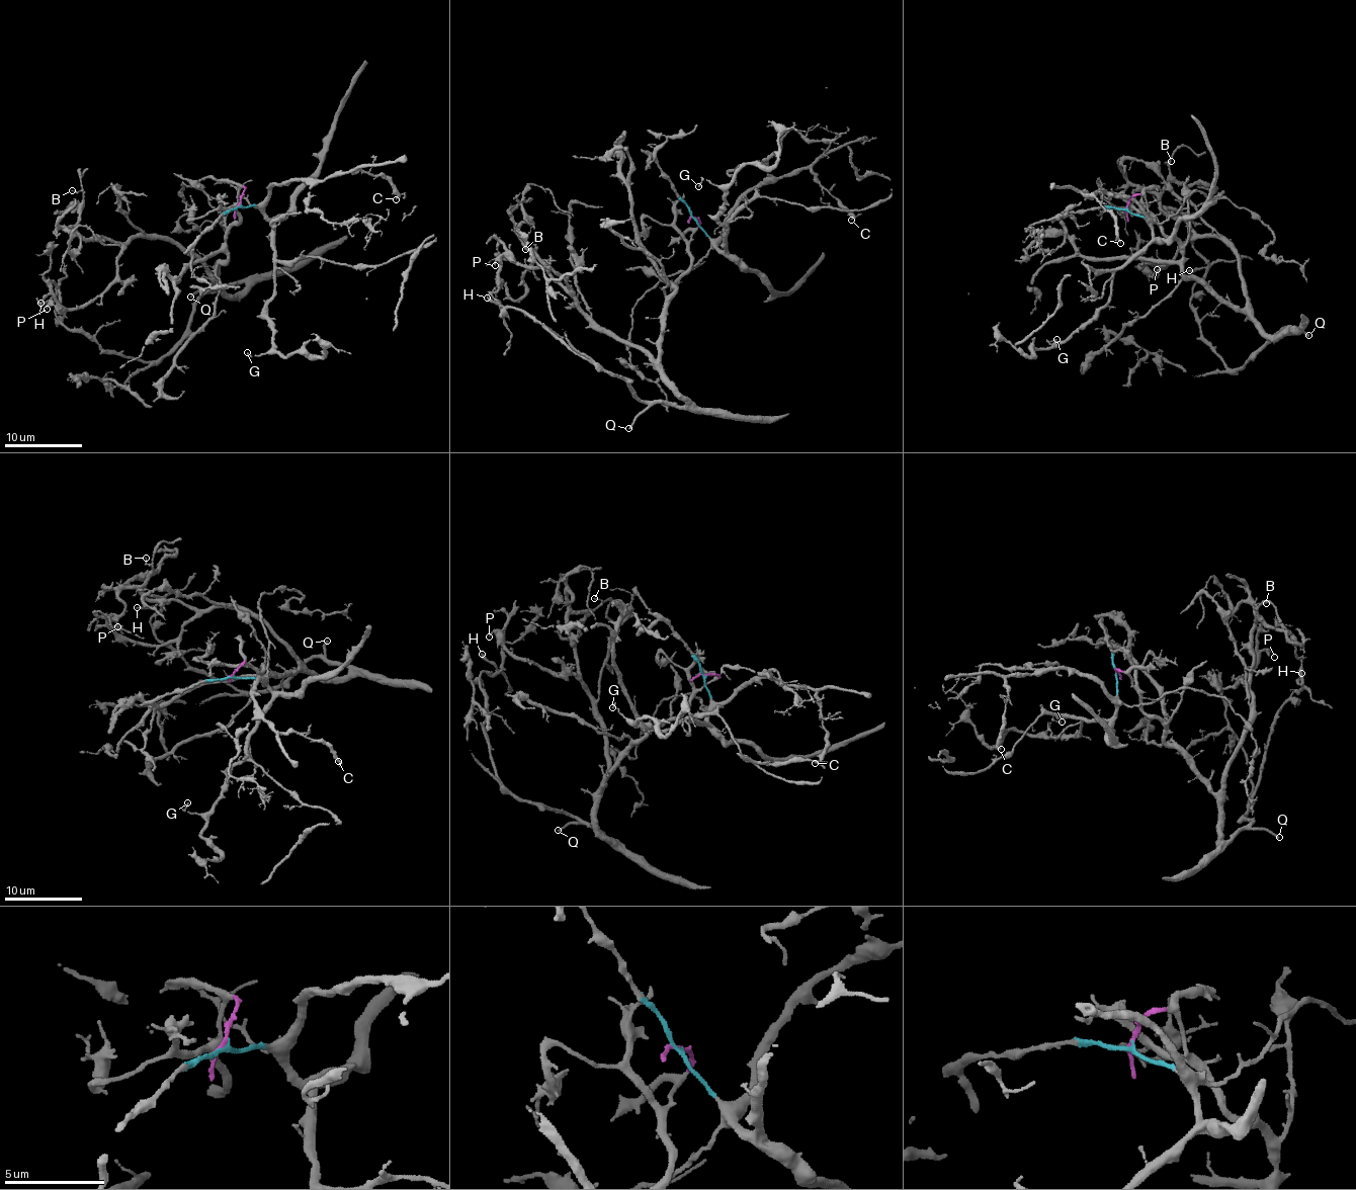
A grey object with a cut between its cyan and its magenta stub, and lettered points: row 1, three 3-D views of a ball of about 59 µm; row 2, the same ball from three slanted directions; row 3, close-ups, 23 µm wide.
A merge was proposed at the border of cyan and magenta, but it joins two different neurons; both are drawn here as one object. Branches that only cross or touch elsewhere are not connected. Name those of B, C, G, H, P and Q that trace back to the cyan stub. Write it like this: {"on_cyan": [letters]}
{"on_cyan": ["C", "G"]}

